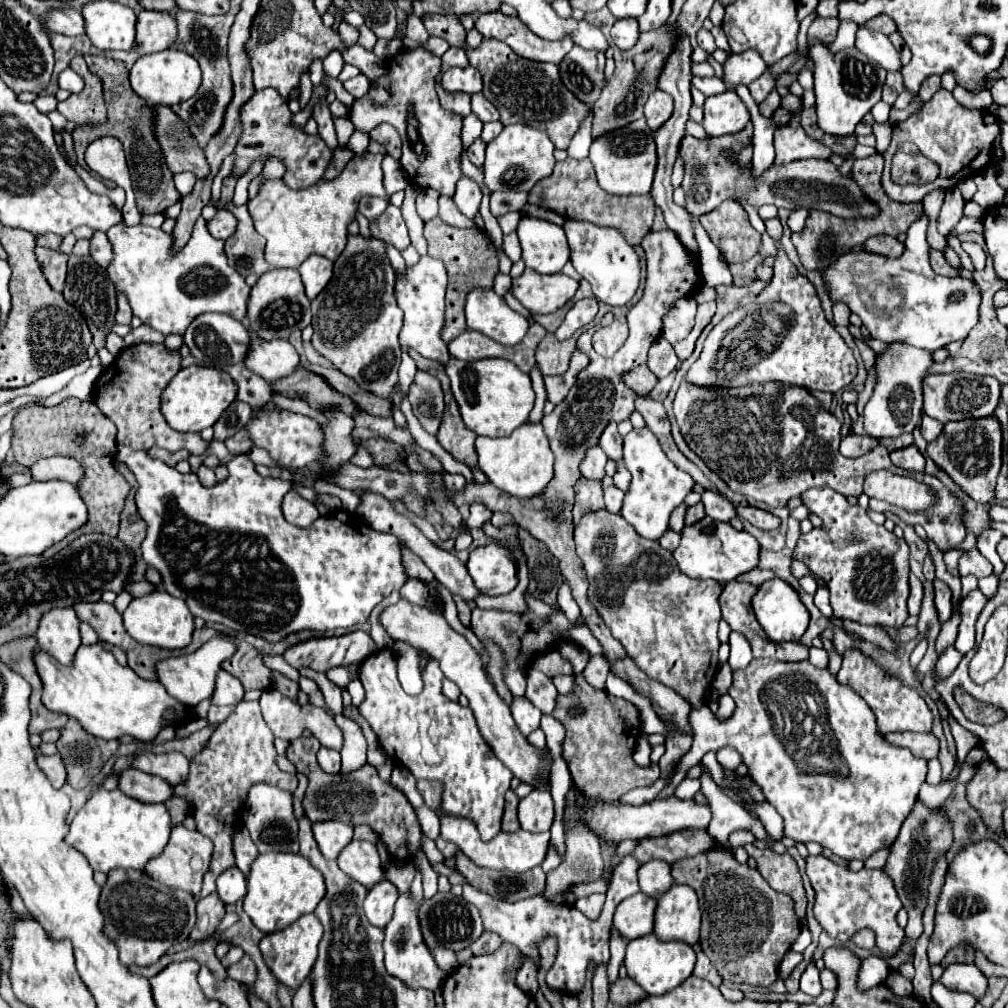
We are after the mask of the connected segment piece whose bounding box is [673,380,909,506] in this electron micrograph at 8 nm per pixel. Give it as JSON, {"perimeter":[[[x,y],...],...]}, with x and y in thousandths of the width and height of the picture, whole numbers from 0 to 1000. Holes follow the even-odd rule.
{"perimeter":[[[678,377],[670,399],[670,415],[684,444],[711,468],[727,488],[759,498],[781,502],[781,496],[803,484],[826,484],[836,492],[852,494],[856,474],[866,466],[902,471],[882,456],[882,446],[870,442],[862,450],[844,456],[832,450],[832,417],[811,395],[791,383],[773,385],[771,379],[713,387],[713,383],[686,383]],[[745,395],[753,399],[745,399]],[[773,423],[773,429],[769,427]]]}

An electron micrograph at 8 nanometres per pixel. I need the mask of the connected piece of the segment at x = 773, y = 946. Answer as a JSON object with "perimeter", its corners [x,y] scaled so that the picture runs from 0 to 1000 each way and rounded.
{"perimeter":[[[703,843],[686,851],[678,851],[668,857],[668,871],[672,877],[686,879],[693,889],[693,899],[697,905],[695,915],[695,942],[703,948],[707,958],[717,968],[717,974],[737,974],[745,978],[765,978],[771,972],[771,960],[779,944],[785,940],[795,925],[793,911],[789,907],[789,895],[781,887],[769,885],[753,863],[733,857],[725,843]]]}

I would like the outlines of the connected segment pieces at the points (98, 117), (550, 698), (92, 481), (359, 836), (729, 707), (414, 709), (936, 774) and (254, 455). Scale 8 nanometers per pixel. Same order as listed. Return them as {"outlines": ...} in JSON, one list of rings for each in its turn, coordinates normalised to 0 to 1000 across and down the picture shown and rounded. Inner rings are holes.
{"outlines":[[[[80,56],[70,60],[70,67],[84,79],[84,87],[82,87],[82,91],[68,95],[64,101],[59,101],[57,109],[74,123],[82,123],[86,119],[102,121],[104,119],[104,99],[102,99],[100,79],[88,71],[88,67]]],[[[527,663],[523,671],[523,688],[521,688],[539,708],[547,708],[551,702],[553,683],[549,681],[547,673],[539,667]]],[[[74,397],[74,399],[63,399],[55,405],[45,405],[45,403],[29,405],[29,403],[25,403],[15,413],[13,425],[15,425],[15,433],[13,433],[11,444],[13,444],[15,456],[19,460],[31,462],[39,454],[70,452],[70,454],[78,456],[84,464],[84,474],[76,482],[78,482],[78,488],[88,504],[88,516],[82,524],[74,526],[64,538],[70,538],[72,534],[76,534],[80,530],[90,530],[90,528],[102,528],[108,532],[116,532],[118,510],[124,502],[124,494],[126,494],[130,482],[114,466],[114,446],[116,446],[114,421],[110,417],[106,417],[92,399]],[[82,427],[88,429],[88,435],[86,435],[84,442],[78,444],[70,437]]],[[[354,817],[350,823],[352,823],[352,833],[374,835],[374,827],[368,823],[368,819],[364,819],[364,817]]],[[[717,688],[717,690],[713,692],[713,704],[709,706],[709,710],[713,710],[715,714],[721,714],[721,712],[727,708],[727,702],[729,702],[727,692],[725,692],[723,688]]],[[[384,643],[364,652],[356,669],[364,687],[356,704],[378,734],[380,744],[406,762],[414,774],[438,774],[441,780],[438,800],[451,810],[469,812],[479,835],[491,831],[491,827],[497,825],[499,792],[509,768],[495,756],[495,752],[491,752],[491,748],[487,748],[483,736],[479,736],[467,702],[439,690],[440,669],[436,658],[429,654],[422,662],[421,681],[416,690],[400,687],[394,675],[394,655]]],[[[931,752],[920,754],[919,776],[925,779],[930,779],[935,776],[934,758]]],[[[251,444],[251,446],[247,448],[247,452],[249,452],[251,460],[263,460],[263,462],[275,462],[275,460],[273,460],[273,458],[269,456],[269,452],[265,452],[265,448],[263,448],[263,446]]]]}

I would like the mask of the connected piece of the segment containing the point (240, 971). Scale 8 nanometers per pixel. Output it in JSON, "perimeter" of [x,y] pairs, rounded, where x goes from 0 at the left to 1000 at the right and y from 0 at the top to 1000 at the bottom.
{"perimeter":[[[239,950],[235,956],[229,956],[225,960],[225,968],[239,974],[239,976],[247,976],[251,978],[253,974],[253,968],[255,968],[255,962],[253,962],[253,956],[249,954],[249,950]]]}

